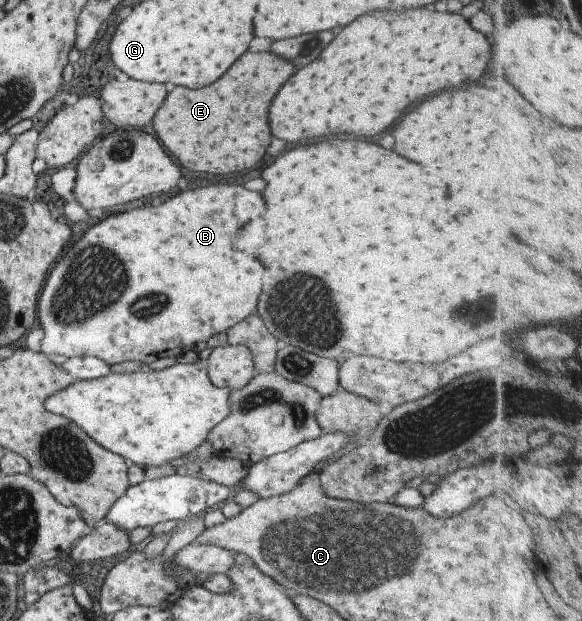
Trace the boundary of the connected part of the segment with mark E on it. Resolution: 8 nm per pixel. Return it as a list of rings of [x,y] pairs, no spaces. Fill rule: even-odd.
[[[247,51],[223,77],[201,91],[173,87],[151,119],[155,137],[179,165],[193,173],[227,175],[251,169],[263,157],[271,141],[267,107],[291,73],[295,73],[295,67],[289,61],[267,51]],[[233,127],[237,127],[237,131],[231,131]]]

